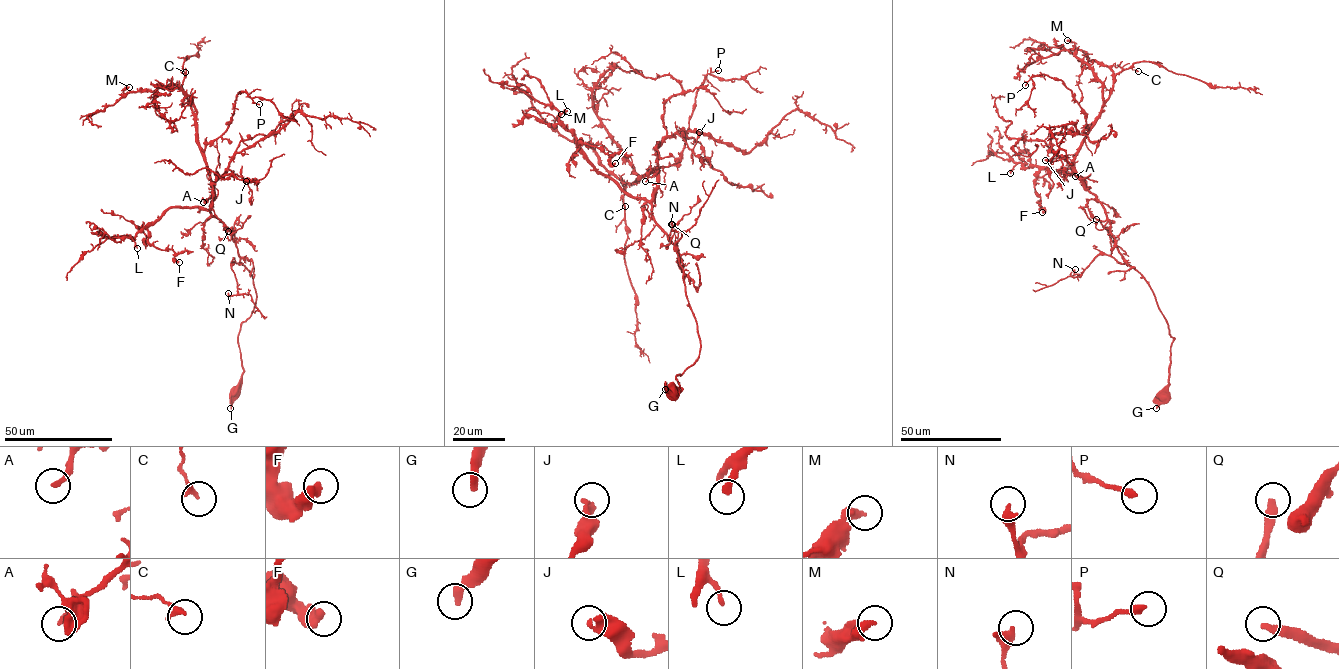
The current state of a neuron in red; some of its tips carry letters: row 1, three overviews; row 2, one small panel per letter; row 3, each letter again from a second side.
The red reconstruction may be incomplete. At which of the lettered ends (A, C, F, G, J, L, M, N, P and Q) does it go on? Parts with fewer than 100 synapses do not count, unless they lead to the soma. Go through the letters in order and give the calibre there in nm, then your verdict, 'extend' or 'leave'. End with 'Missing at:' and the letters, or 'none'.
A: calibre 200 nm; leave
C: calibre 240 nm; leave
F: calibre 500 nm; leave
G: calibre 320 nm; leave
J: calibre 360 nm; leave
L: calibre 240 nm; leave
M: calibre 360 nm; leave
N: calibre 400 nm; leave
P: calibre 240 nm; leave
Q: calibre 320 nm; extend
Missing at: Q

